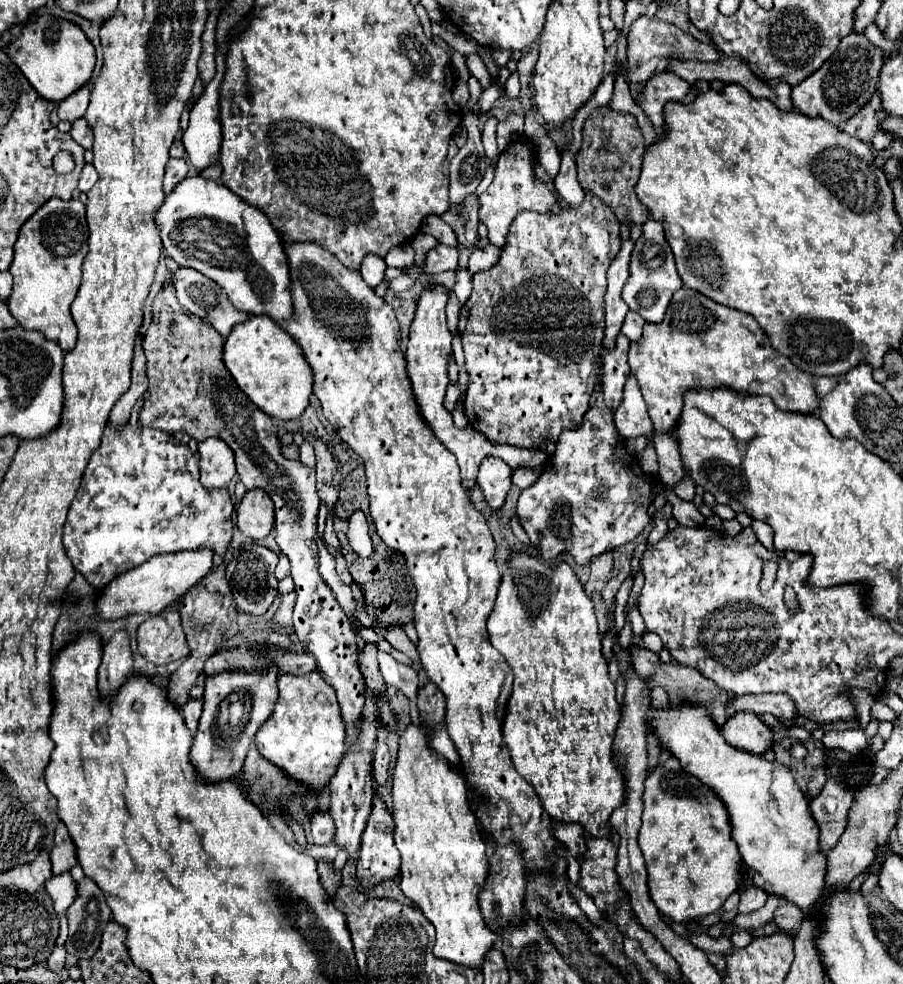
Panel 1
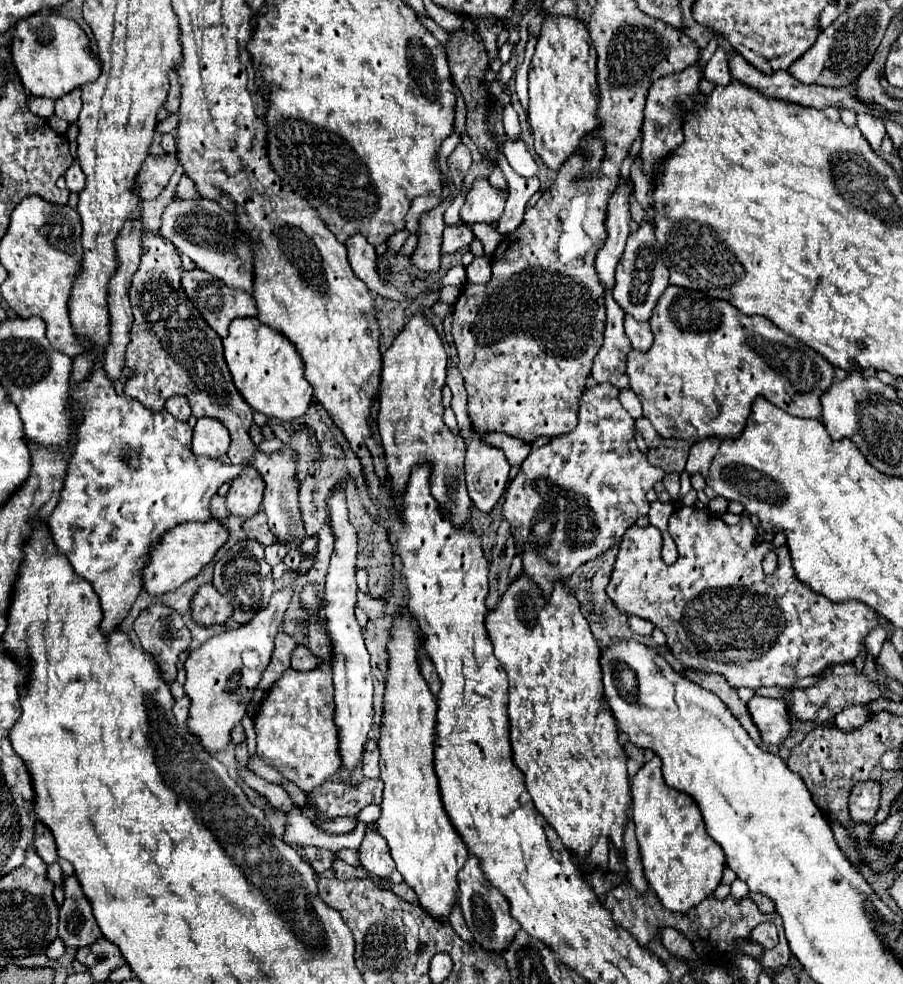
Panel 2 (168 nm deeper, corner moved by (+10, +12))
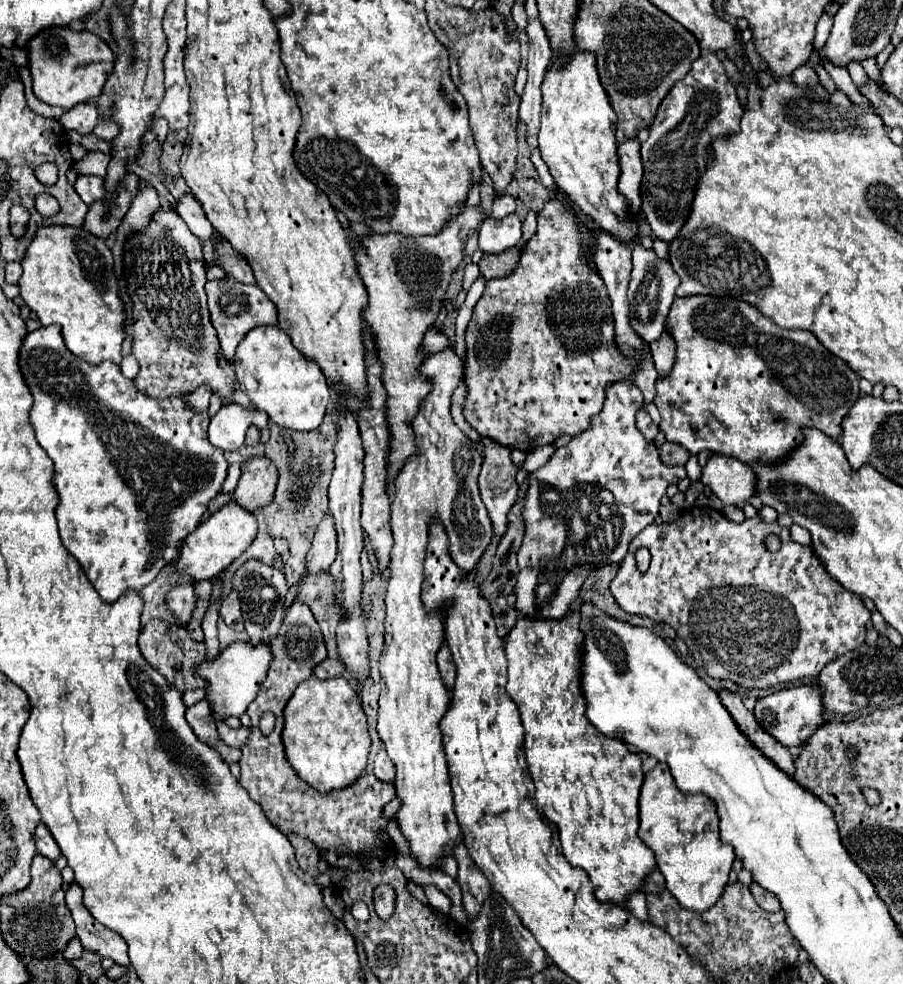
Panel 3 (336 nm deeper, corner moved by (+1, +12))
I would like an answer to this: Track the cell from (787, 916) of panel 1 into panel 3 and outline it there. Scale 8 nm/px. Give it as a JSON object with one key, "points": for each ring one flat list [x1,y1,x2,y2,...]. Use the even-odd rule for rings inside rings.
{"points":[[753,882,753,884,749,886,749,890,755,894,755,902,757,902,763,910,769,910,769,912,779,912,779,910,781,910,781,906,779,906,779,898,777,898,775,894,767,892,765,888,757,886,757,882]]}

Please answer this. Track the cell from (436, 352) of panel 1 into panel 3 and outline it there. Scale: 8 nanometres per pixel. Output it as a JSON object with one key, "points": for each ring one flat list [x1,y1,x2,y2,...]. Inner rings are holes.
{"points":[[445,348,431,354,419,372,429,378,433,392,421,402,419,414,411,422,415,444,421,452,415,458,409,458,393,486,391,530,395,546,391,550,391,578,385,596,387,616,385,646,379,660,381,696,377,732,397,770,395,786,397,796,401,798,397,824,409,840,411,856,421,866,433,866,441,860,445,844,453,848,461,830,453,812,453,792,443,752,443,734,439,728,439,722,451,704,451,692,445,688,435,660,445,638,445,608,427,612,421,602,429,524,431,520,443,524,451,544,449,556,453,556,453,562,465,574,477,568,493,534,489,514,477,488,483,458,449,414,451,394,463,380,463,362,451,348]]}

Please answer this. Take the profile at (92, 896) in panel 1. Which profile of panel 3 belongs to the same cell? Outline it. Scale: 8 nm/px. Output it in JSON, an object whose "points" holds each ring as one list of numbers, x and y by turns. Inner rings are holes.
{"points":[[71,884,69,890,65,892,65,904,71,912,71,918,75,920,77,926,77,938,81,940,85,950,97,952,99,956,113,958,115,964,129,968,129,956,127,956,127,944,125,940,119,938,117,932,109,930,101,922,97,922,89,910,85,910,83,900,81,900,81,886]]}

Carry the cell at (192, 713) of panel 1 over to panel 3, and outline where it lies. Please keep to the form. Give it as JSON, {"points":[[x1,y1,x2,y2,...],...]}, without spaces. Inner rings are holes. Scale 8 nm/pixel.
{"points":[[201,700,199,704,187,708,187,722,193,728,193,732,197,734,197,738,201,738,201,742,217,748,221,758,227,764,233,764,233,748,227,746,221,738,215,738,217,728,215,728,215,720,211,716,211,708,209,708,207,700]]}

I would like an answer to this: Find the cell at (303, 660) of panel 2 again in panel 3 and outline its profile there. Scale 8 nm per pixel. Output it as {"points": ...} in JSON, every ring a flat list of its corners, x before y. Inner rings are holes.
{"points":[[327,658,325,662,321,662,321,664,315,668,315,676,321,678,321,680,329,680,329,678,341,676,343,672,345,672,345,666,343,666,339,660,331,660,331,658]]}

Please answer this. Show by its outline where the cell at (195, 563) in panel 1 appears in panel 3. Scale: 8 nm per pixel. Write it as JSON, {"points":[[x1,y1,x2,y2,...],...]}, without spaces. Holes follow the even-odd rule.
{"points":[[229,500,219,512,209,516,203,524,199,524,185,540,181,546,181,558,177,562,179,570,193,578,195,582,199,580,211,580,217,574,221,574,233,560,237,560,255,540,257,536,257,520,251,512,241,508,235,500]]}

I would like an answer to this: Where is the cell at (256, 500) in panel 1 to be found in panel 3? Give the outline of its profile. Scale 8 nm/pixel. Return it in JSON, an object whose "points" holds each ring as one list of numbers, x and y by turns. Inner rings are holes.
{"points":[[251,456,241,466,241,478,233,498,249,512,267,506,273,500,277,486,277,468,265,456]]}

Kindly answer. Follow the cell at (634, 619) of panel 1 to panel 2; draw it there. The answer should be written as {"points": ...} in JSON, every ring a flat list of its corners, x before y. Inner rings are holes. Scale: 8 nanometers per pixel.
{"points":[[628,616,628,626,630,626,632,632,642,634,642,636,650,636,650,632,654,630,652,622,646,622,646,620,638,618,638,616]]}

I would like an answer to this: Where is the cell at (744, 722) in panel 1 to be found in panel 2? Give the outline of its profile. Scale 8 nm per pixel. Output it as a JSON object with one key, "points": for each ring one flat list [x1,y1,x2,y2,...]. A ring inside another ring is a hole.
{"points":[[754,696,748,702,748,712,766,746,770,746,770,744,780,746,786,740,786,736,790,734,788,708,782,698,776,700,776,698]]}

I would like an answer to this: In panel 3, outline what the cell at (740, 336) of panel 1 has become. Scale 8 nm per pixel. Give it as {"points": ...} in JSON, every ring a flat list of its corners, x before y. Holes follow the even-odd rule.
{"points":[[687,296,675,298,667,328,677,342,677,360,667,378,657,380,655,406,661,412,659,430,667,442,683,446,689,454,709,450,713,454,735,456,741,462,761,462,773,466,783,462,801,442,803,428,817,428,829,438,837,440,841,434,841,420,861,396,859,376,807,330,779,328,771,318,765,318,755,306,719,296],[737,302,739,312,727,316,727,306]]}

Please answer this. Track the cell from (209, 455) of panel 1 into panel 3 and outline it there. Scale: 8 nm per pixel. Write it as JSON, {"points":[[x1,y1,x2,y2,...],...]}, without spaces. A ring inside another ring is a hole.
{"points":[[229,402,211,418,209,442,221,450,239,450,245,444,245,434,249,426,267,428,269,418,265,412,255,408,245,408,241,404]]}

